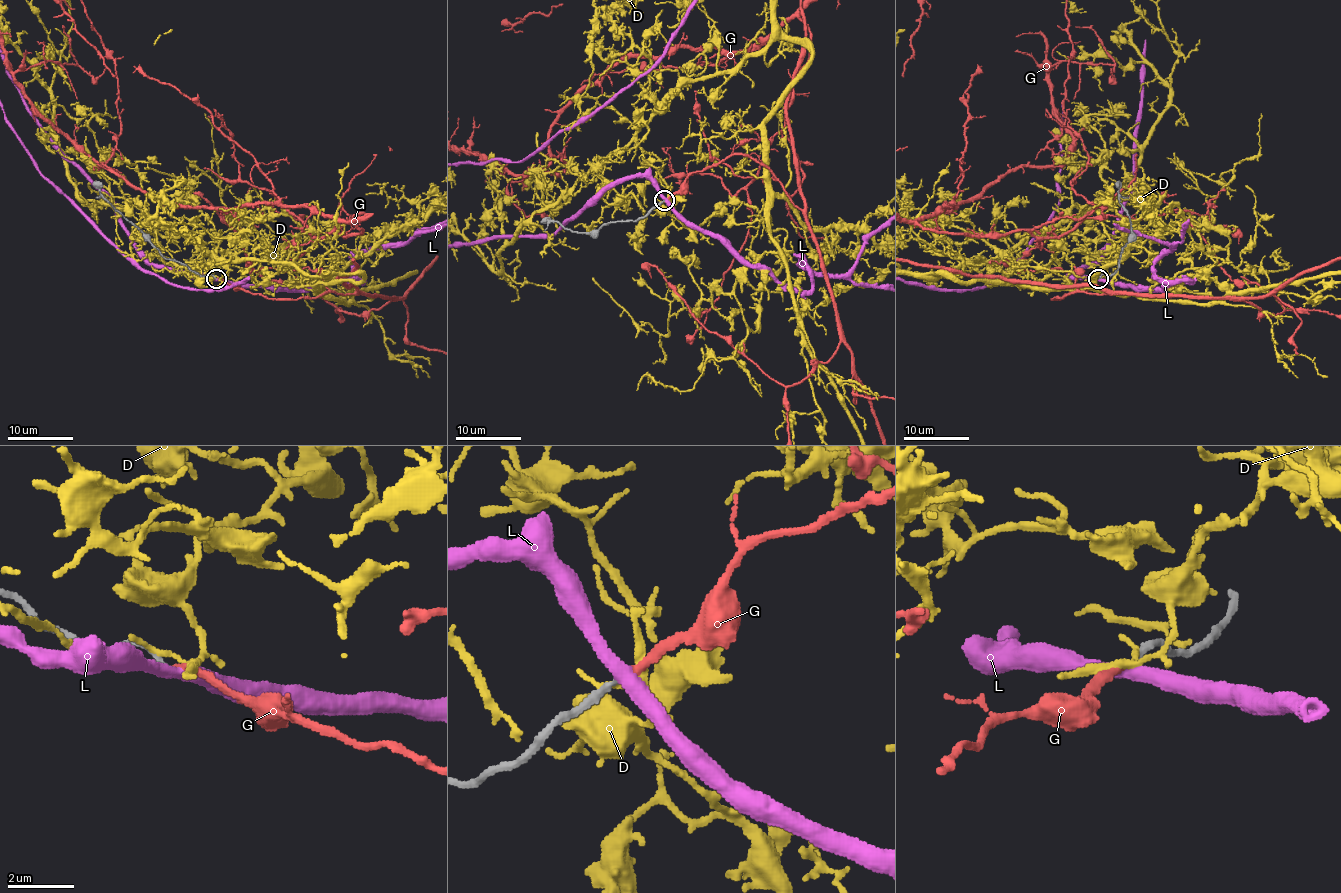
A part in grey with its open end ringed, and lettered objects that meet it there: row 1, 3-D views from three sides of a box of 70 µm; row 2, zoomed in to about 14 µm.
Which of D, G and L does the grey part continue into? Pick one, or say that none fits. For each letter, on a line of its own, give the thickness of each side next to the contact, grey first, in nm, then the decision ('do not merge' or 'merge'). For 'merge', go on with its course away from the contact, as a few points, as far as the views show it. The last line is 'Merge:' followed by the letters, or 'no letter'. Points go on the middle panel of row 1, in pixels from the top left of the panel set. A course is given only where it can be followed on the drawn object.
D: calibres 240 and 160 nm; do not merge
G: calibres 180 and 190 nm; merge
L: calibres 180 and 400 nm; do not merge
Merge: G

